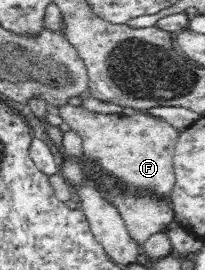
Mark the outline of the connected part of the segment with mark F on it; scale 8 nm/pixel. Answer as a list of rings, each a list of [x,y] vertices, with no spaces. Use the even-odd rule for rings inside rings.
[[[69,104],[52,108],[70,125],[82,139],[84,155],[98,166],[102,172],[110,175],[124,188],[132,191],[152,193],[169,201],[175,183],[174,156],[180,131],[169,122],[148,115],[145,111],[131,116],[124,114],[102,114],[88,111],[81,106]]]

